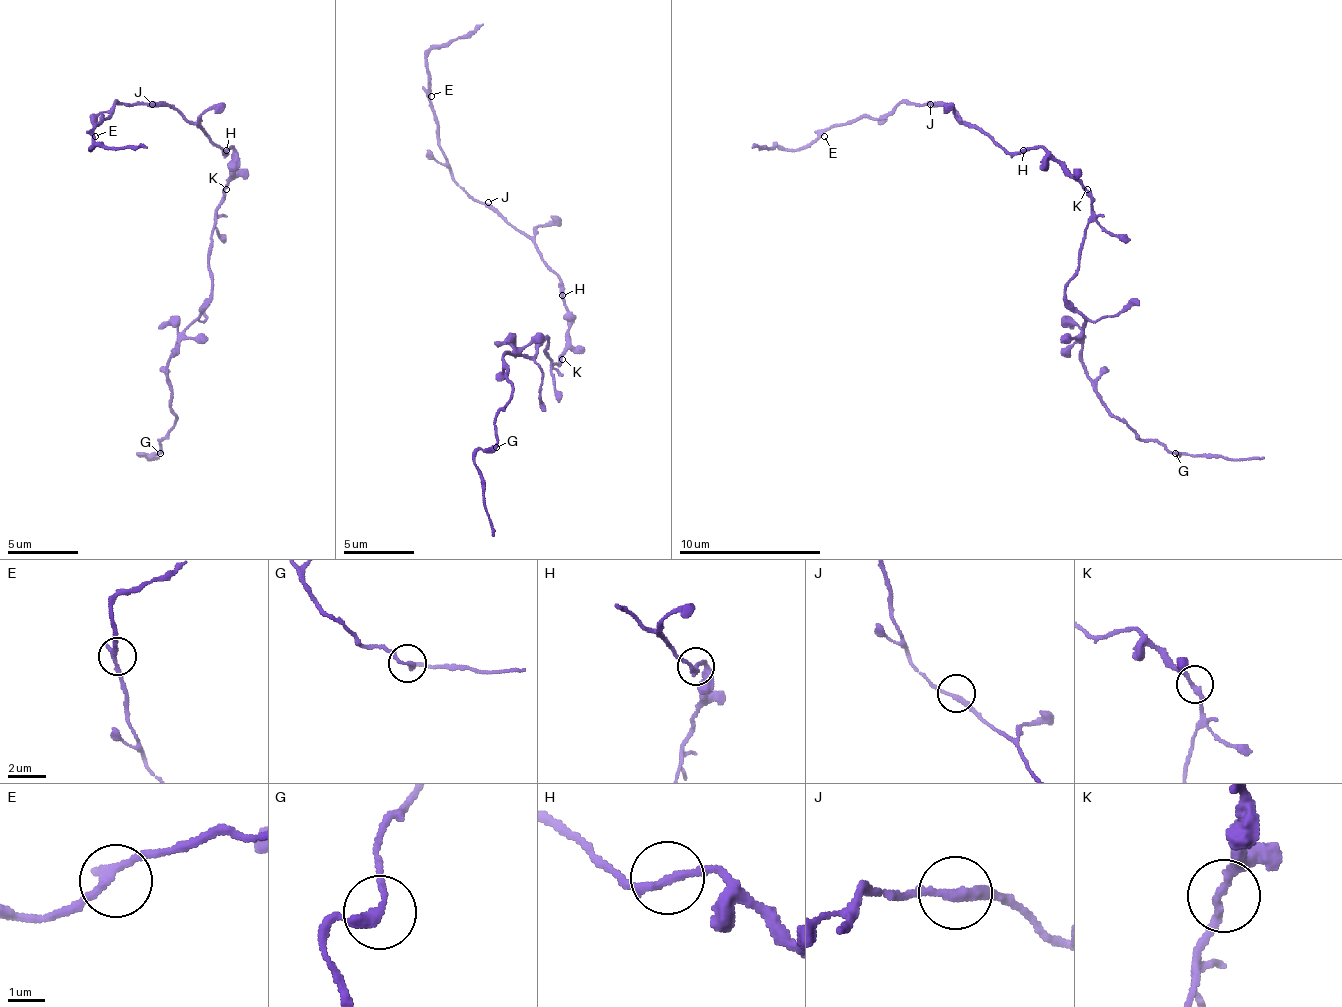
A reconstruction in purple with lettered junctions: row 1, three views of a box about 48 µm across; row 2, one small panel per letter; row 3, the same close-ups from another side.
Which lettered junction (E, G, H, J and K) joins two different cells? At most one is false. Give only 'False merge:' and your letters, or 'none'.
False merge: none

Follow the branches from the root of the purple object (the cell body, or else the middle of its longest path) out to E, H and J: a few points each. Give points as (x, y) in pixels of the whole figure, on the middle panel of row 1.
E: (559, 355), (569, 327), (559, 277), (523, 234), (452, 177), (438, 142), (431, 96)
H: (559, 355), (566, 348), (566, 330), (569, 327), (562, 295)
J: (559, 355), (566, 348), (566, 330), (569, 327), (559, 277), (541, 259), (534, 245), (488, 202)

